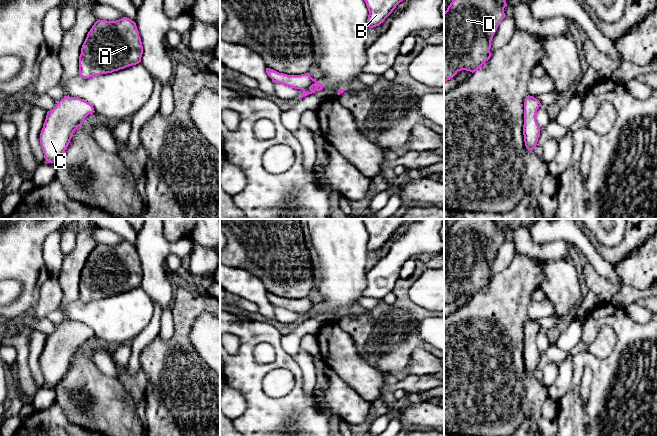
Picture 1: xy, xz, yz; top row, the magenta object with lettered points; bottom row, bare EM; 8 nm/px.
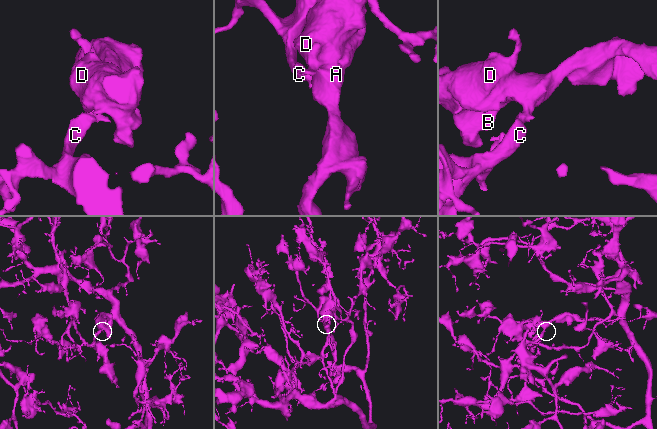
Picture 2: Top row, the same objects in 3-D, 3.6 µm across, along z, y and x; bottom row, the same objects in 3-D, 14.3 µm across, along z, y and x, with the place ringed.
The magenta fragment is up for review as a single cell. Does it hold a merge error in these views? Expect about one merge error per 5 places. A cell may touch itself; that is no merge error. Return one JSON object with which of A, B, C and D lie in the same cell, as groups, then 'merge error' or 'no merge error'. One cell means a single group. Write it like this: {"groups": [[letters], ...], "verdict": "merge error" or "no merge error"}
{"groups": [["A", "B", "C", "D"]], "verdict": "no merge error"}

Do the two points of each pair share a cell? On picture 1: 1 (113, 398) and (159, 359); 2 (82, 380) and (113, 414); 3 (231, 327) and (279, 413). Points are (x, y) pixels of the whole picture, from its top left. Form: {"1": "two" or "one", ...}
{"1": "two", "2": "one", "3": "one"}

